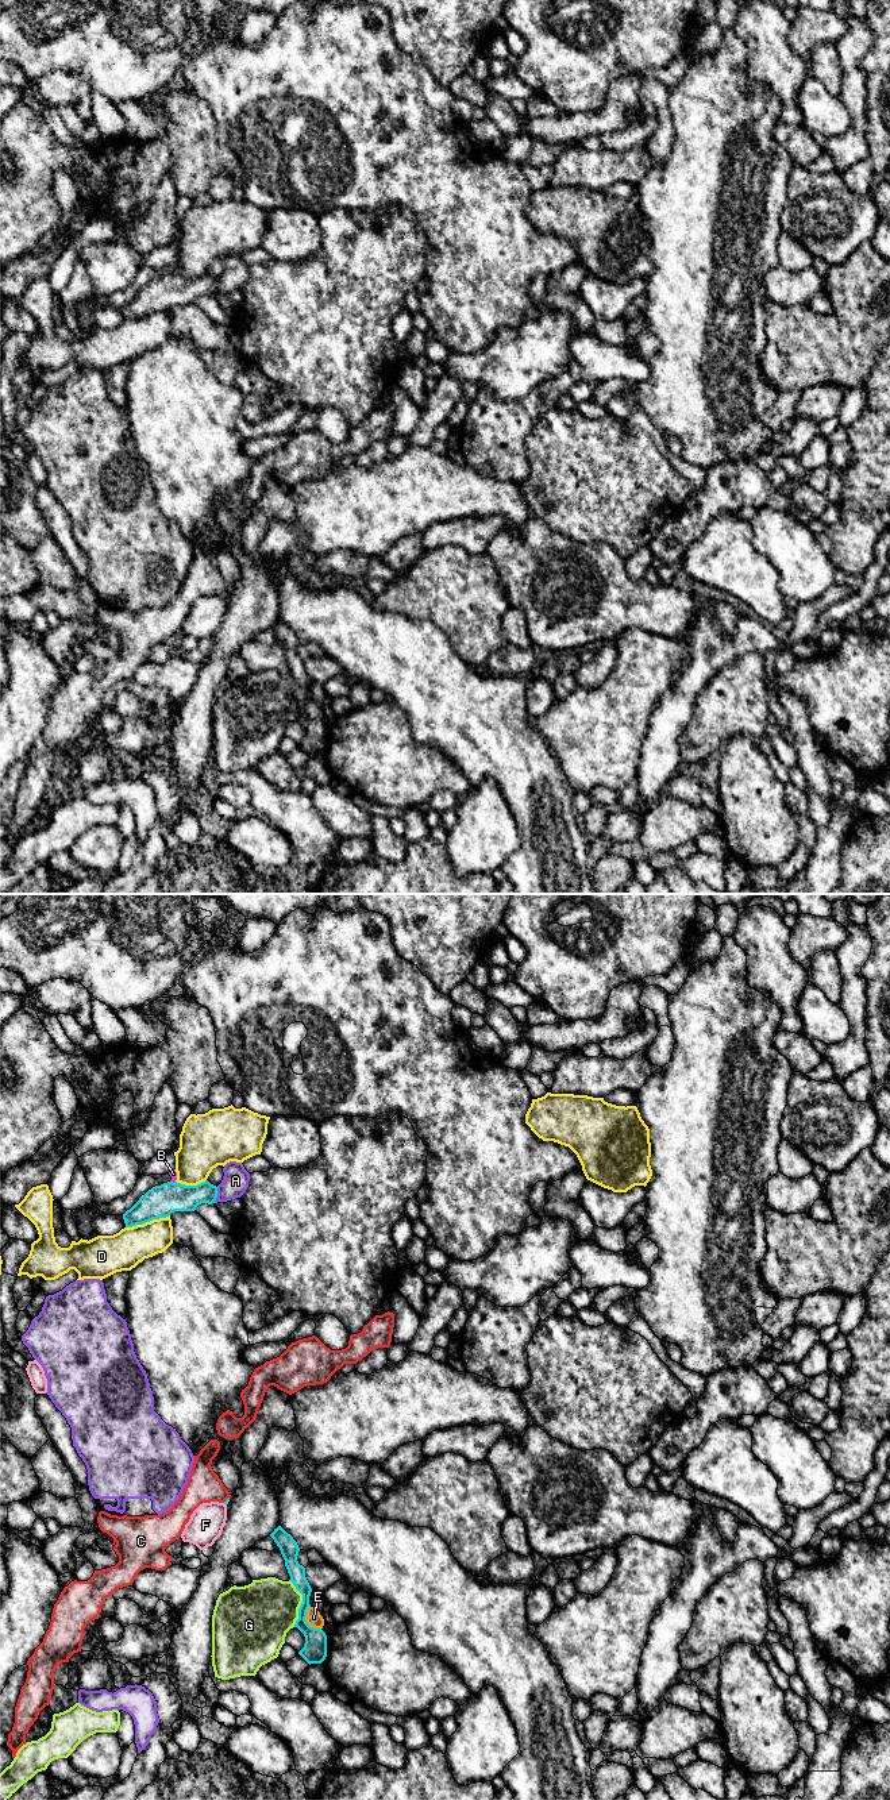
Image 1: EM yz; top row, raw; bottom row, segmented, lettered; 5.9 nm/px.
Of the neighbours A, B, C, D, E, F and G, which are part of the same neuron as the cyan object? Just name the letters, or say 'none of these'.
none of these

